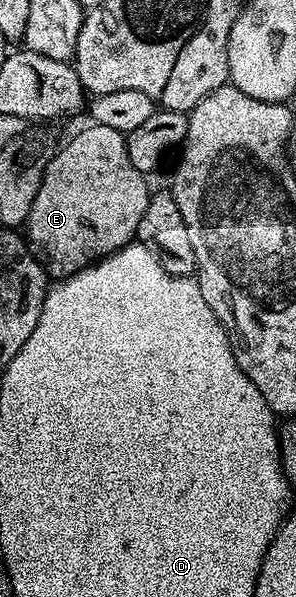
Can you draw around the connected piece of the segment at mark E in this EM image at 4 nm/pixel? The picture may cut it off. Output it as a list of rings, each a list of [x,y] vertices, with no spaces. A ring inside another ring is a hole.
[[[91,123],[84,131],[79,131],[63,148],[52,154],[43,171],[41,189],[31,206],[25,224],[25,242],[35,260],[43,266],[52,280],[62,281],[68,275],[76,275],[83,267],[88,267],[97,259],[104,259],[114,251],[120,251],[125,244],[136,238],[143,208],[144,172],[136,171],[127,161],[127,141],[124,132],[109,129],[109,125]]]

